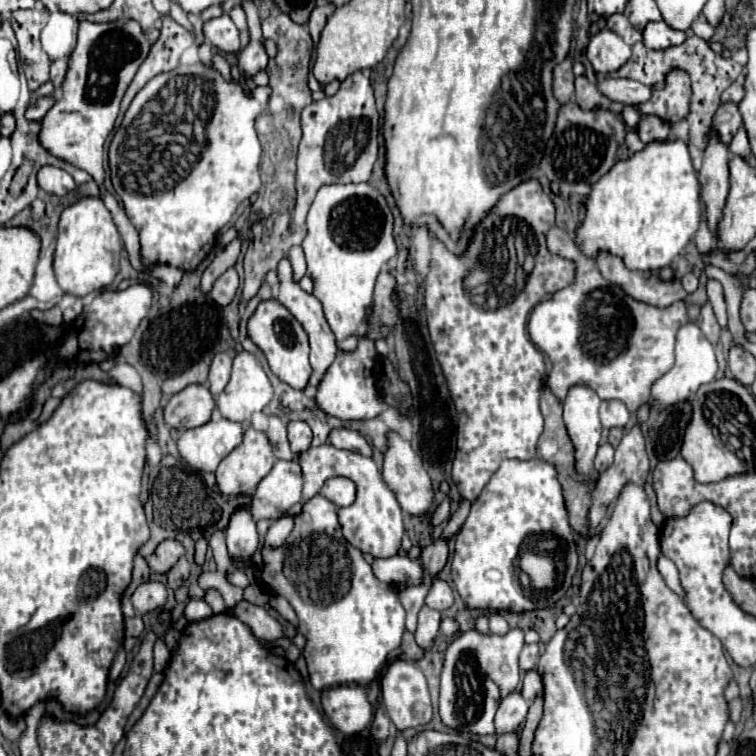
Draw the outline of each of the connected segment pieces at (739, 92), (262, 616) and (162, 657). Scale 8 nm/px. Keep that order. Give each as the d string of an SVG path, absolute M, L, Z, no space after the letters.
M735 81L733 85L729 85L725 91L723 91L723 95L721 95L721 101L723 103L727 103L727 101L733 101L733 103L739 103L741 99L743 99L743 95L745 95L745 89L743 89L743 83L739 83L739 81Z
M239 601L227 613L243 621L249 627L249 631L261 641L273 641L273 639L283 637L283 627L263 607L257 607L249 601Z
M158 637L154 645L153 658L153 662L155 662L155 669L157 669L157 671L163 671L170 662L171 652L167 648L162 637Z

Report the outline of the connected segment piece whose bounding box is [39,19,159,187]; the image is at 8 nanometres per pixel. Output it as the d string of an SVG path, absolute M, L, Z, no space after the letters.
M119 19L111 23L83 21L77 47L69 59L69 71L63 81L63 97L41 119L39 143L55 157L89 171L103 187L103 145L115 125L125 89L133 81L137 67L145 61L159 29L143 33L137 21Z

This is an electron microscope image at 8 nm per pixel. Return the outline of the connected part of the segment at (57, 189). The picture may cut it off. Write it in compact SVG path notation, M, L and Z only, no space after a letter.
M43 167L39 171L39 187L47 193L53 193L53 195L67 195L69 191L75 189L75 181L69 173L61 171L61 169L55 169L55 167Z

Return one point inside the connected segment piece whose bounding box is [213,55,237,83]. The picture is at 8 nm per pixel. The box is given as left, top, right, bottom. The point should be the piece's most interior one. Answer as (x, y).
(219, 63)

